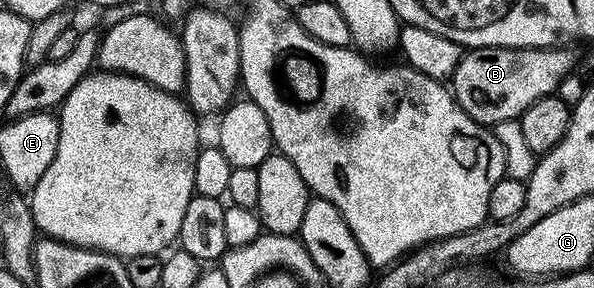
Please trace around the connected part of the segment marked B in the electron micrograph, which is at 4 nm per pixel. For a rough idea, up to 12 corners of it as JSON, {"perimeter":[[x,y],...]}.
{"perimeter":[[565,47],[469,49],[451,78],[458,107],[496,127],[556,94]]}

